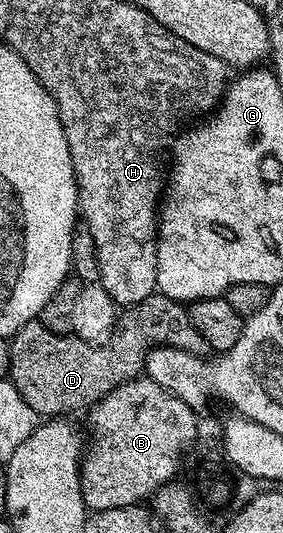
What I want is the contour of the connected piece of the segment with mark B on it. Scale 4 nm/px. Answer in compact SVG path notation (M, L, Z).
M141 376L134 381L127 381L124 385L119 385L114 391L110 391L110 395L106 395L103 399L96 402L87 410L88 416L88 433L92 436L92 442L87 442L86 448L82 453L80 462L80 482L82 483L82 499L84 500L84 508L92 513L101 513L102 511L110 511L118 507L130 507L147 502L147 497L151 498L157 491L167 485L169 481L177 476L176 473L180 469L180 456L183 455L184 449L188 449L192 445L192 440L196 437L196 417L197 414L186 403L182 403L182 399L178 399L170 391L166 391L162 387L158 387L158 383L154 383L148 376Z

